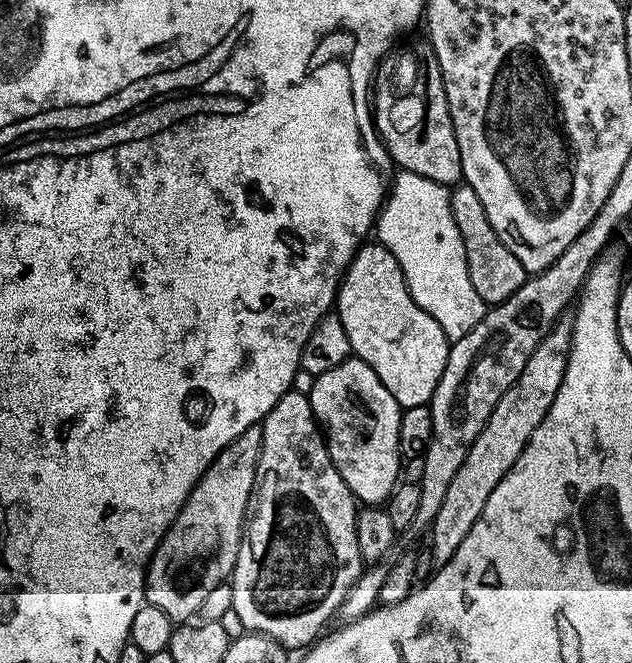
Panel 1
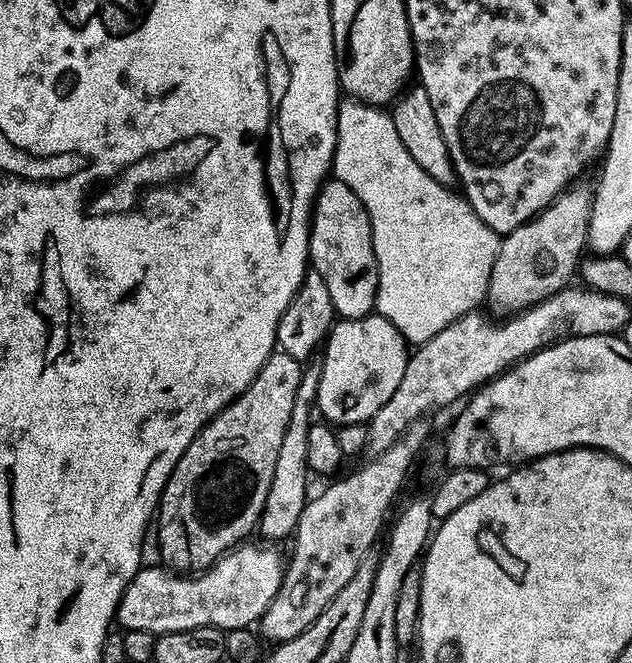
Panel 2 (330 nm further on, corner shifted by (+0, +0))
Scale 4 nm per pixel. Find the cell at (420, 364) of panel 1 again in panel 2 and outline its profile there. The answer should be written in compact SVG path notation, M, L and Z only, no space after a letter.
M329 179L316 195L316 203L312 209L312 229L308 231L308 259L311 271L322 274L326 287L330 290L330 298L337 310L343 309L344 304L360 304L363 300L375 301L378 286L378 262L374 254L374 238L370 218L366 214L366 206L341 180Z

